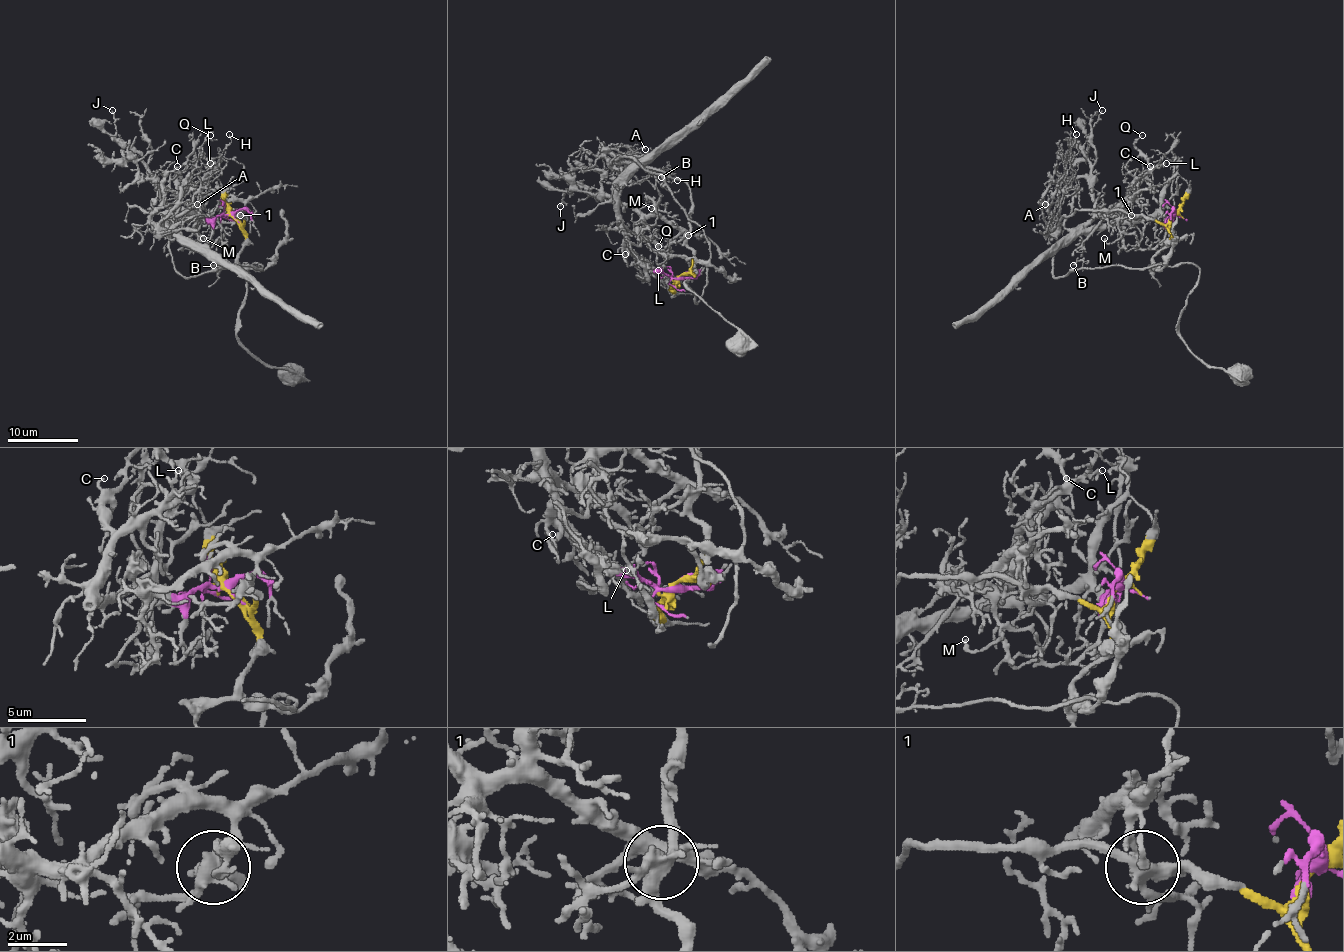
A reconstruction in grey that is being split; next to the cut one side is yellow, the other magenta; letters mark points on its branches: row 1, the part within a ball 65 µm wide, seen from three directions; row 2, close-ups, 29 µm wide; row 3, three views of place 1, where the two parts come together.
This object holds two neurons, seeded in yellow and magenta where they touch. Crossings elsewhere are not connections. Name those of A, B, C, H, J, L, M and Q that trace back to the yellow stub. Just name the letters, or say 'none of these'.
A, B, H

